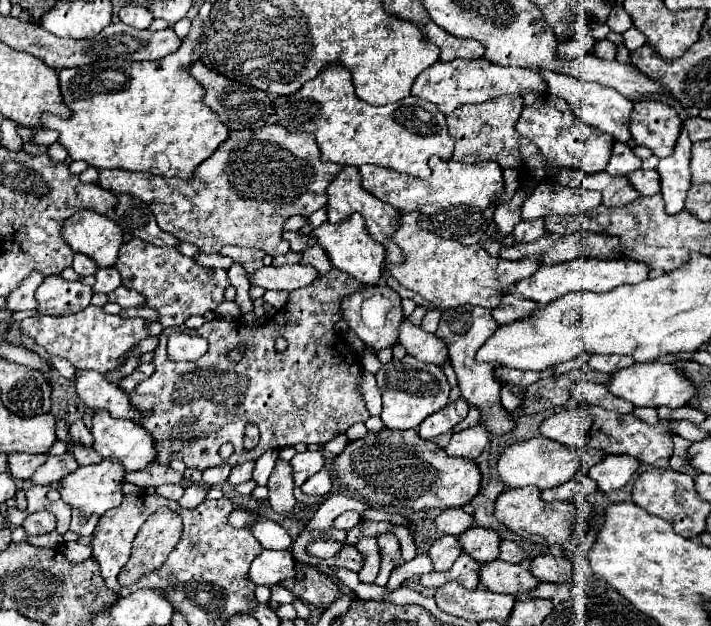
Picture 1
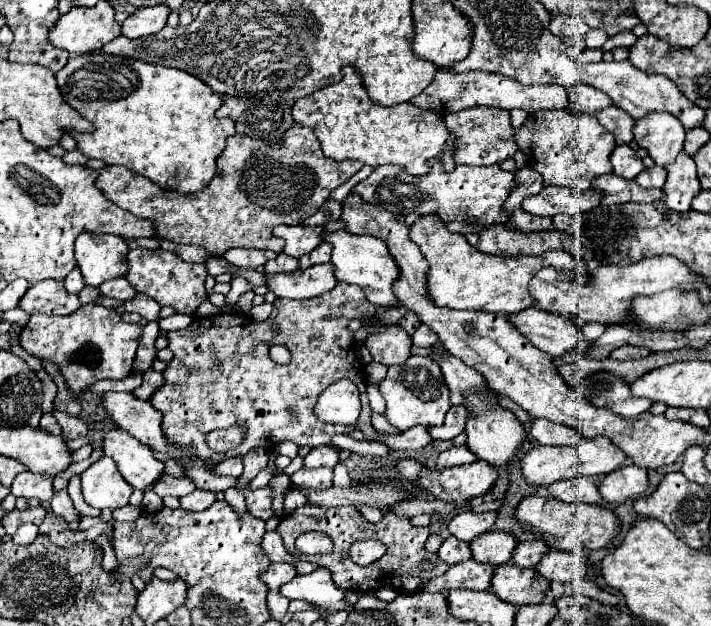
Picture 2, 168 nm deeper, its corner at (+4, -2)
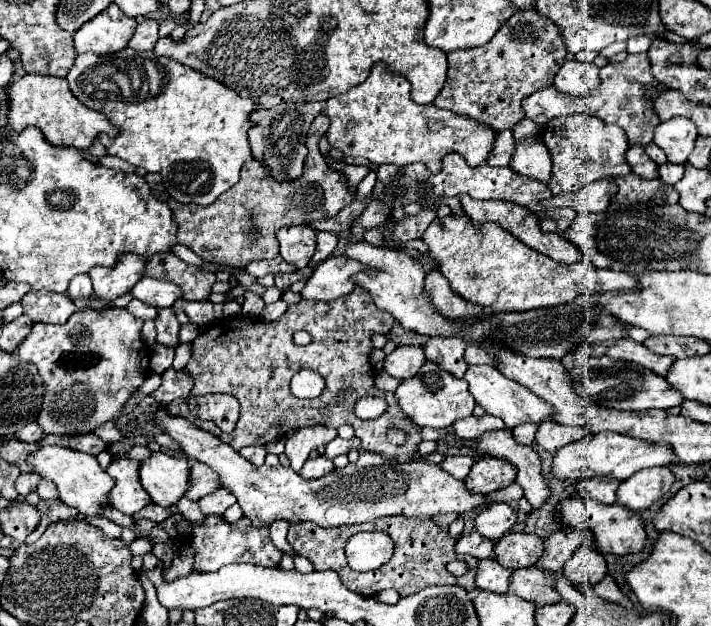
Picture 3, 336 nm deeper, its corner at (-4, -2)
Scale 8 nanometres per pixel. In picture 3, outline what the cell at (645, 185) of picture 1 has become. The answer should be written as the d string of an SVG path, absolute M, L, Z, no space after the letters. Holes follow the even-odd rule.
M664 162L658 166L658 172L660 172L660 180L666 182L666 184L676 184L682 174L684 174L684 164L672 164L672 162Z

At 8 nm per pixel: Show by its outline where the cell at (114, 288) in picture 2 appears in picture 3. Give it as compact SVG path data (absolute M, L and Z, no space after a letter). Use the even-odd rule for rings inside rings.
M144 276L132 290L132 296L154 306L154 308L172 308L176 300L182 298L182 292L174 282L148 278Z

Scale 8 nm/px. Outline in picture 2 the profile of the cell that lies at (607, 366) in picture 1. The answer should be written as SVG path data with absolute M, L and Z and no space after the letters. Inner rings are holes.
M620 346L610 352L610 358L612 360L640 360L640 358L646 358L648 354L650 350L642 346Z

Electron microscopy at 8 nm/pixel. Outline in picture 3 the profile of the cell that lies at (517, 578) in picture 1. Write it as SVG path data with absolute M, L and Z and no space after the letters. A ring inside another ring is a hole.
M538 566L520 568L520 570L514 570L512 574L510 592L520 596L522 600L530 600L530 602L536 602L538 606L546 606L562 600L552 584L554 584L554 574L550 570L542 570Z

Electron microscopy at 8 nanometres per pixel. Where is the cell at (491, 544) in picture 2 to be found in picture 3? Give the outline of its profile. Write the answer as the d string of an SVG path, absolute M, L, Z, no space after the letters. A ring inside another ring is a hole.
M508 532L496 540L496 560L510 570L534 566L544 552L544 542L536 534Z

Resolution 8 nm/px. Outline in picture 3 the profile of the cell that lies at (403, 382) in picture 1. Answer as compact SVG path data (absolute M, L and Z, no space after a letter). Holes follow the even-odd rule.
M426 362L414 378L402 380L400 386L396 388L396 398L404 414L408 414L418 426L430 426L430 428L452 426L456 420L470 416L476 404L474 398L470 398L468 384L444 372L434 362Z

